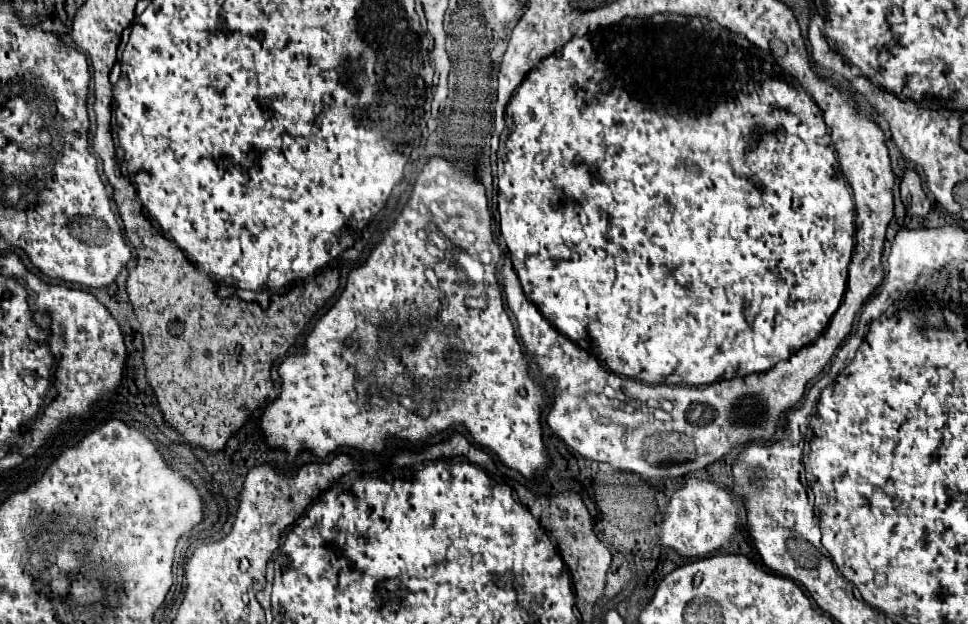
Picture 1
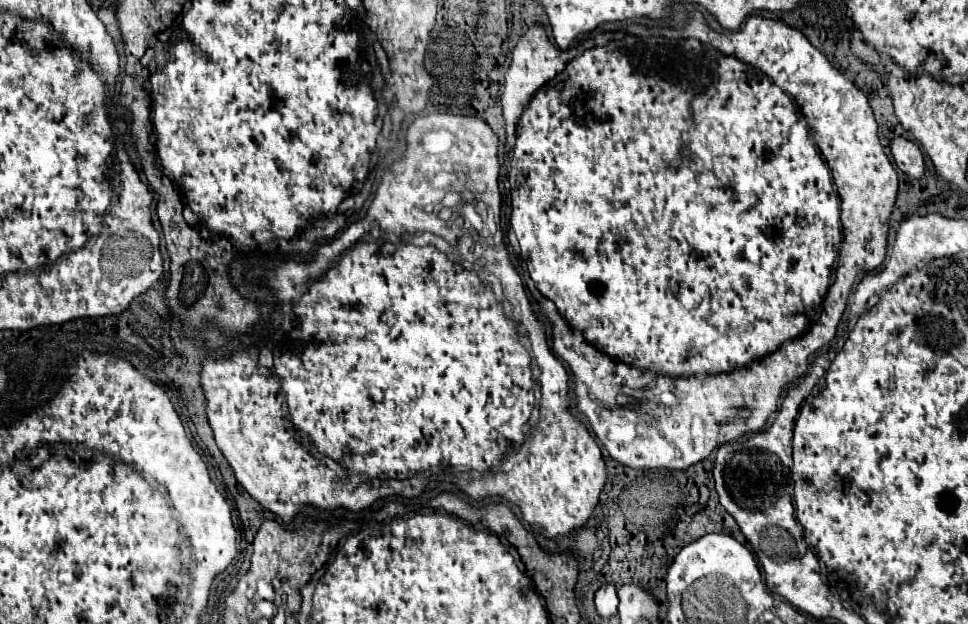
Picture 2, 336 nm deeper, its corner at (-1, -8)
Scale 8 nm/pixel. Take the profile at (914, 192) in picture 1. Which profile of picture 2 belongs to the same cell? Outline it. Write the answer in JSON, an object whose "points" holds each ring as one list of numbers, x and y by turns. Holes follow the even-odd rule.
{"points":[[894,138,890,150,896,166,912,180,920,180,924,176,924,156,914,142,908,142,906,138]]}

